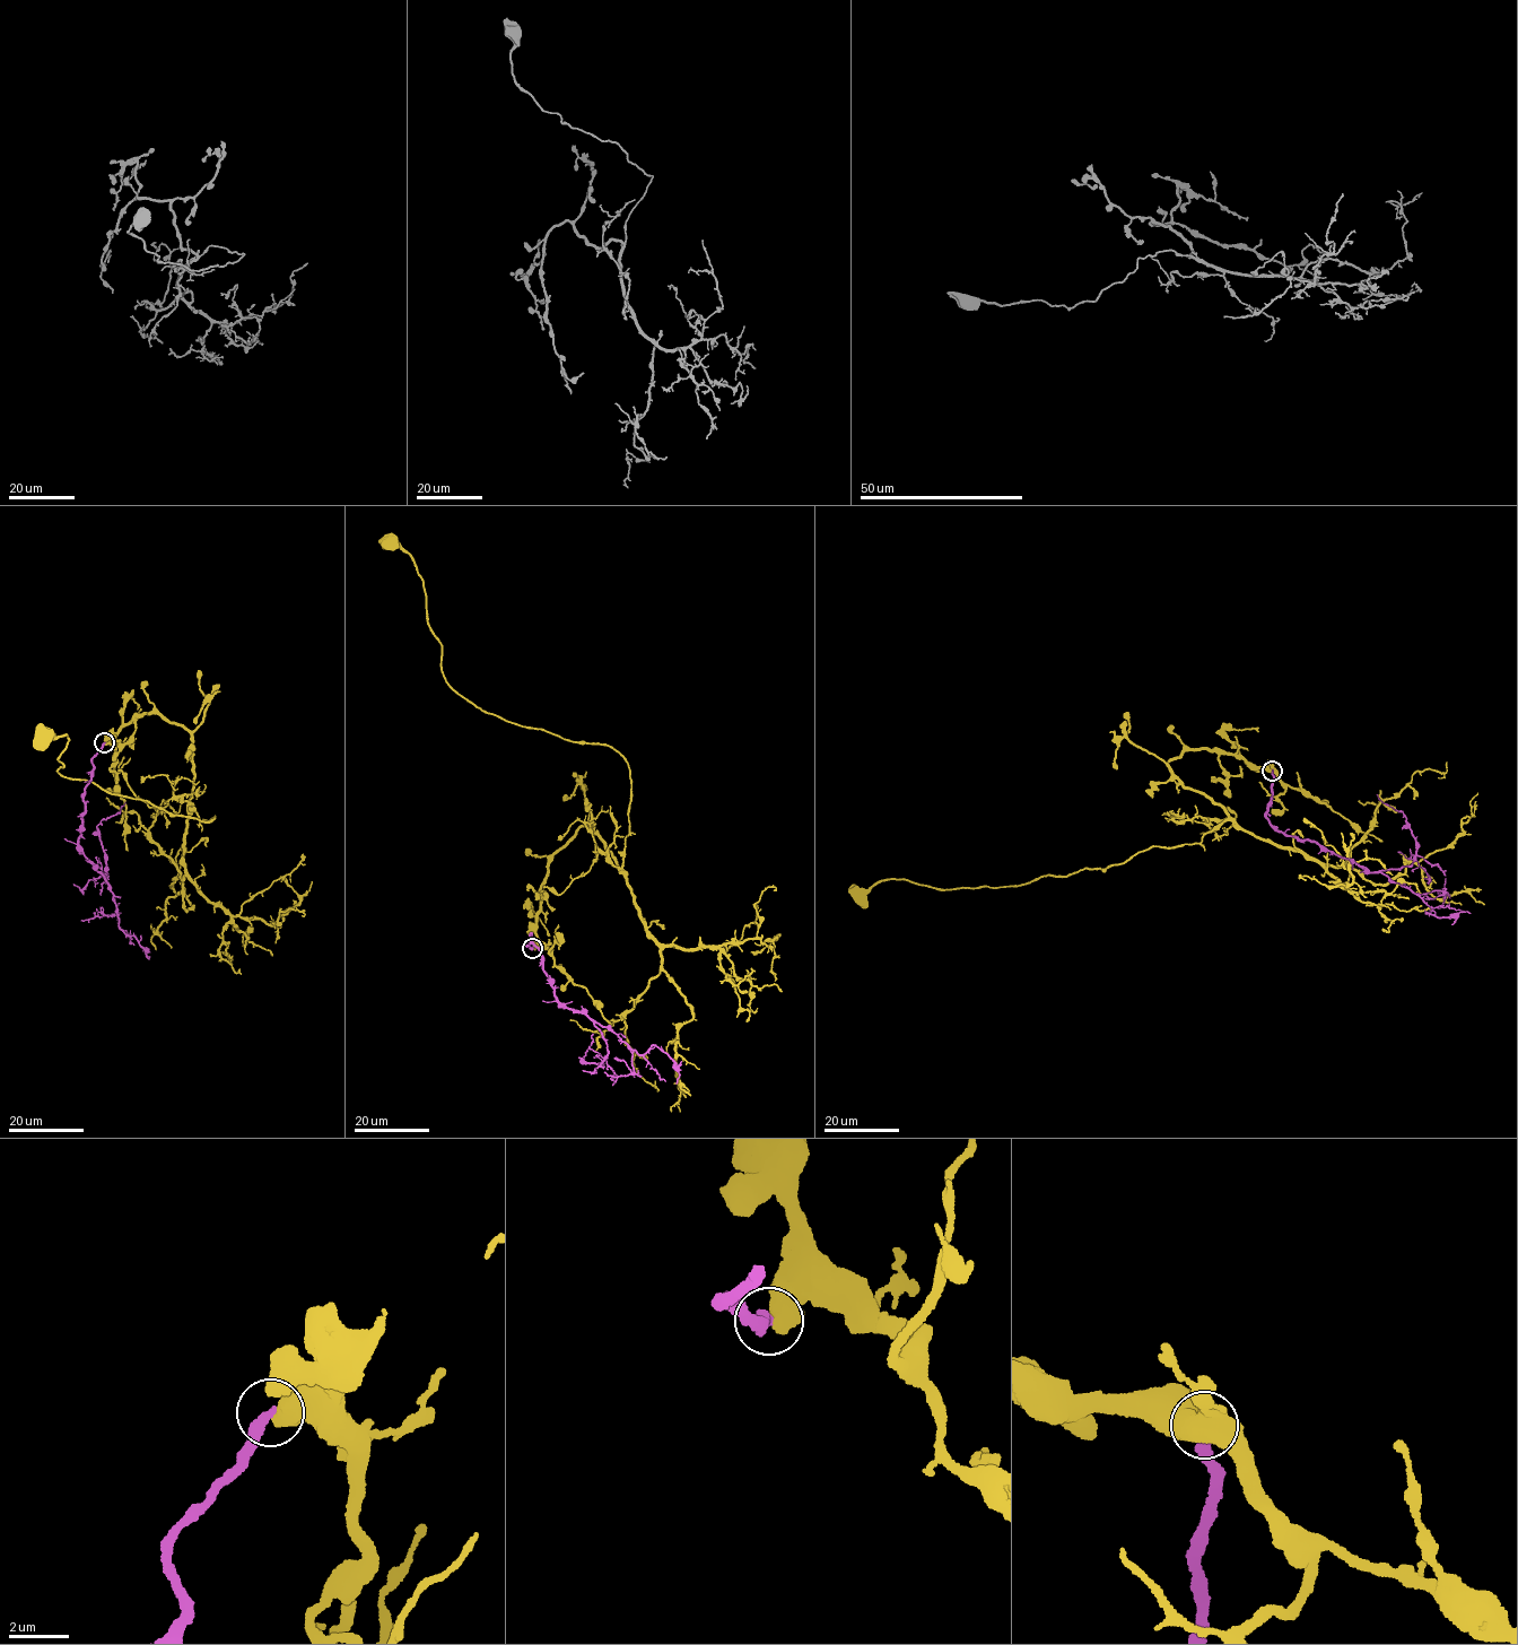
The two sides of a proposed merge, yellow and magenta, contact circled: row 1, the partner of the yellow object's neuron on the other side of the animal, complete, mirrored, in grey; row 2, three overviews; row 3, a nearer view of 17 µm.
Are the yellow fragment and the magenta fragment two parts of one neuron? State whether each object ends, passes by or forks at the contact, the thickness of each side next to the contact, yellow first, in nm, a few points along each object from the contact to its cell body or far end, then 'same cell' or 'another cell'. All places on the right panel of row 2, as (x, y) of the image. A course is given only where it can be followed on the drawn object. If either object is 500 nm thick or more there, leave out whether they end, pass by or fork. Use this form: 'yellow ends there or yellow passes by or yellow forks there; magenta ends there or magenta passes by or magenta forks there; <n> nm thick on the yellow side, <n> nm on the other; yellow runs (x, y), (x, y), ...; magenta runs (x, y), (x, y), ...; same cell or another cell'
800 nm thick on the yellow side, 360 nm on the other; yellow runs (1272, 769), (1202, 749), (1169, 762), (1180, 783), (1228, 816), (1198, 843), (995, 887), (884, 879), (857, 898); magenta runs (1272, 769), (1266, 817), (1277, 829), (1381, 872), (1415, 893), (1430, 907), (1425, 912), (1439, 917), (1469, 913); another cell

